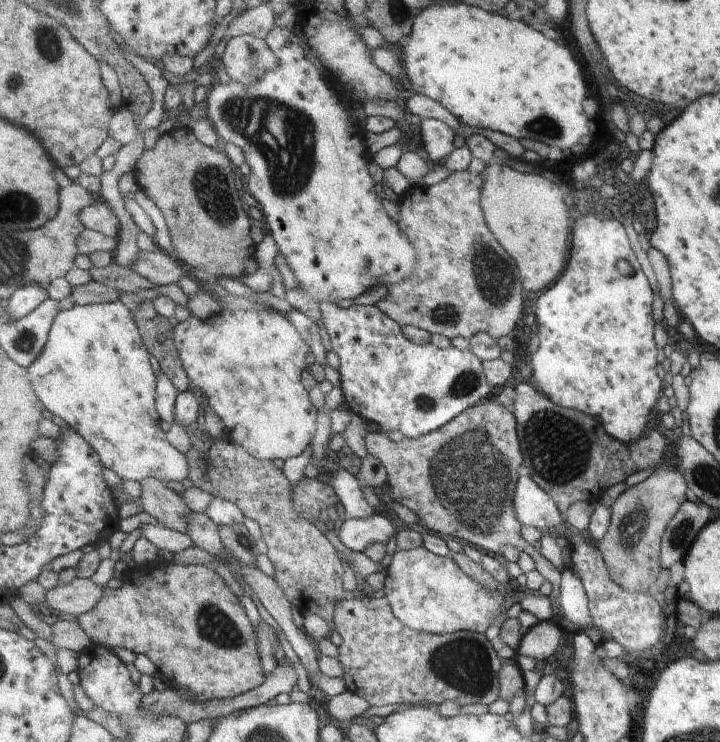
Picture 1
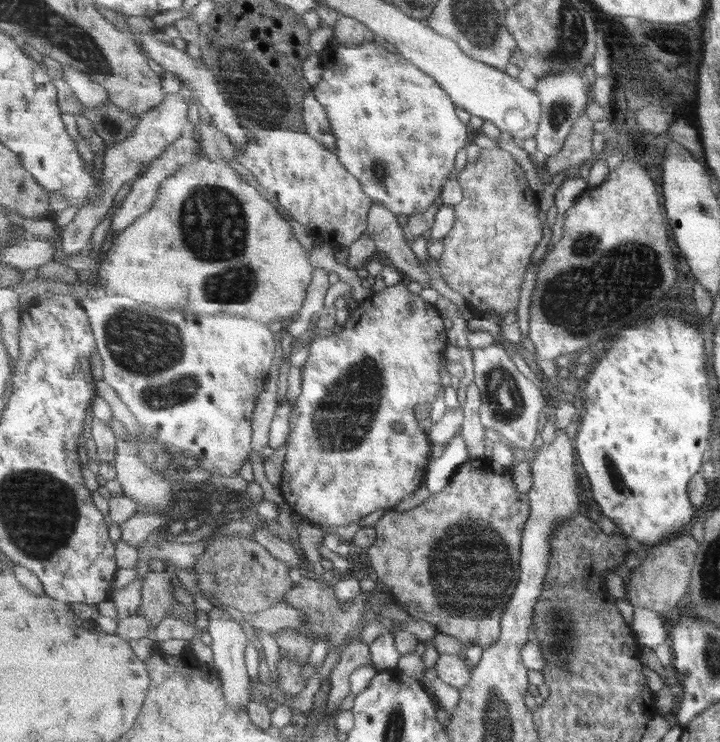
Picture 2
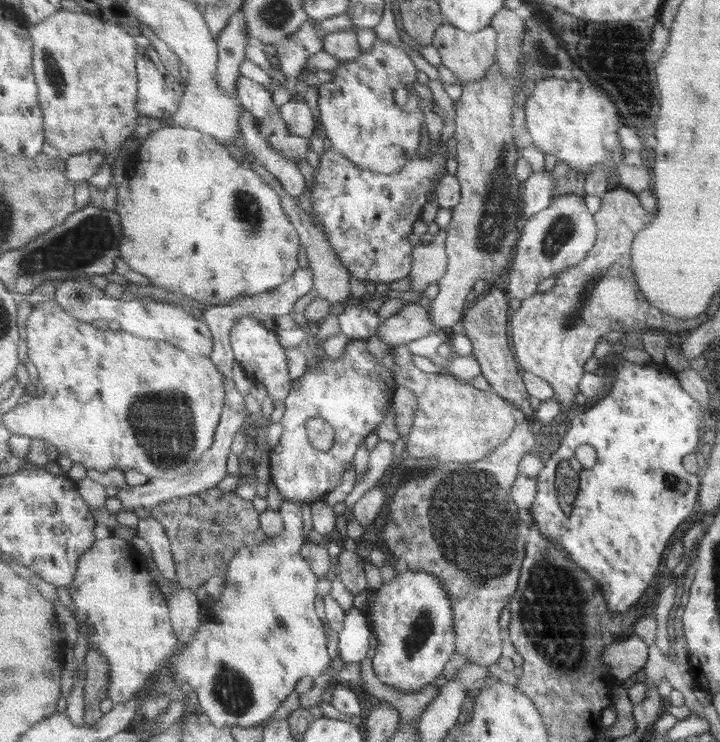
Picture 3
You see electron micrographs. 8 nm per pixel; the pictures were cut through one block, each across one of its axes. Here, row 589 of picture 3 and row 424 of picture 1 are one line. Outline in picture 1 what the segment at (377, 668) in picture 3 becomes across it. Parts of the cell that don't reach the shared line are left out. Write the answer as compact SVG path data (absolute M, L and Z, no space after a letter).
M324 301L318 307L322 312L326 330L331 336L334 352L340 358L338 372L348 410L378 424L381 429L398 430L404 437L417 439L446 426L470 407L491 397L493 386L488 382L484 363L471 350L457 350L453 346L439 349L432 343L417 345L410 342L401 325L384 314L376 304L352 305L343 309L336 303Z

